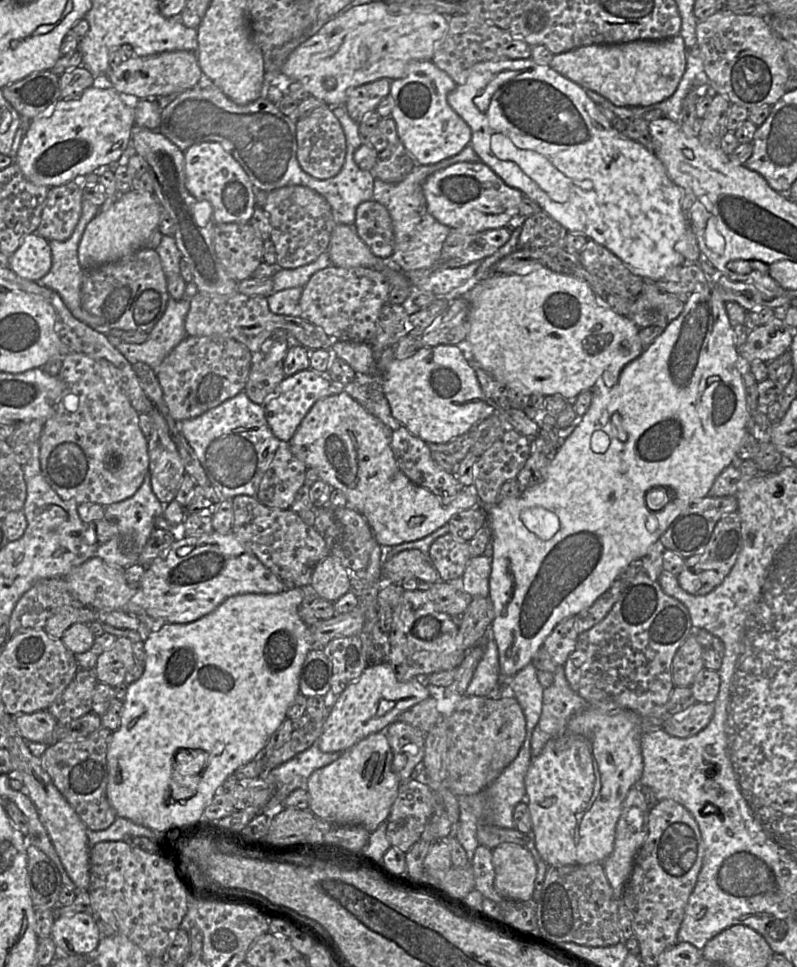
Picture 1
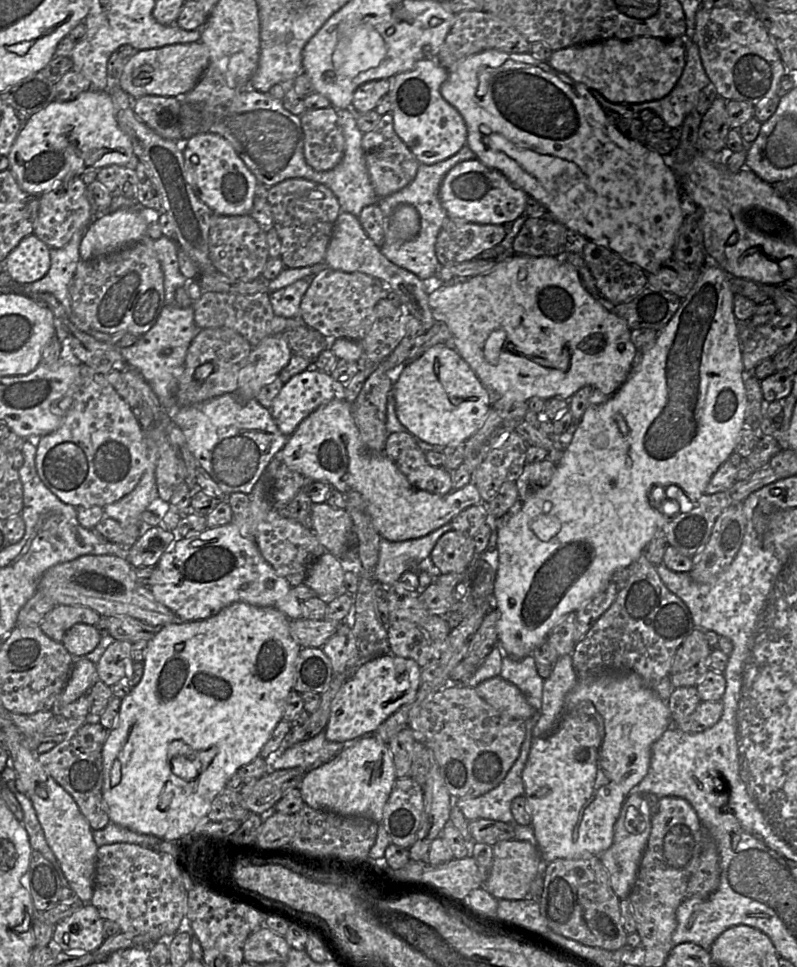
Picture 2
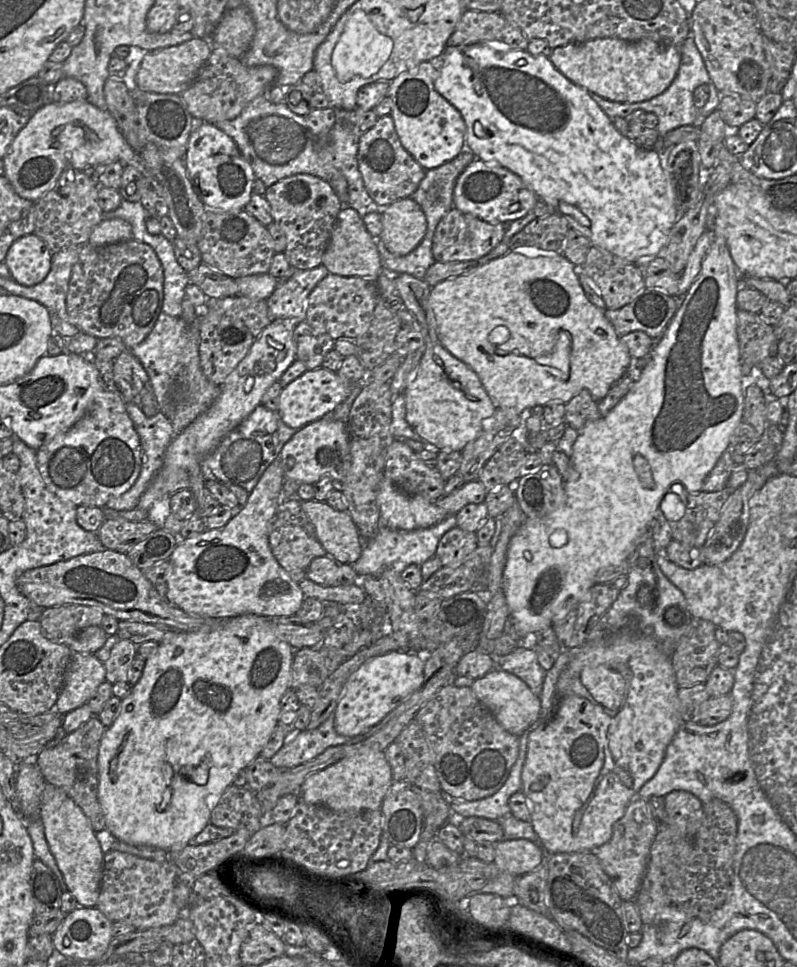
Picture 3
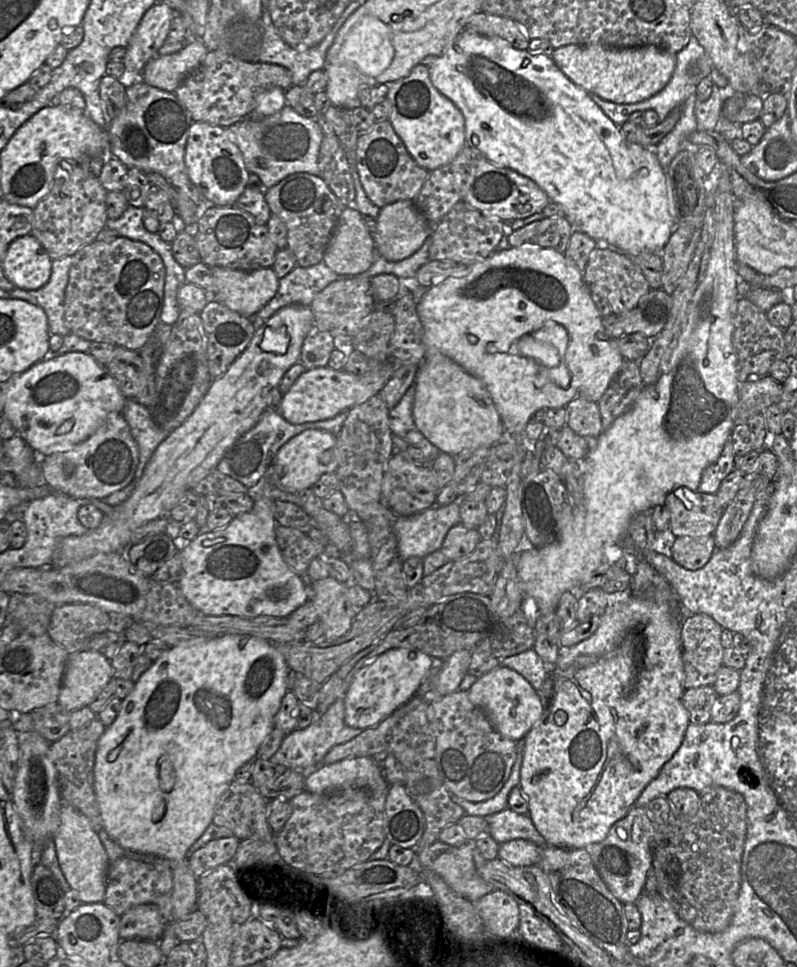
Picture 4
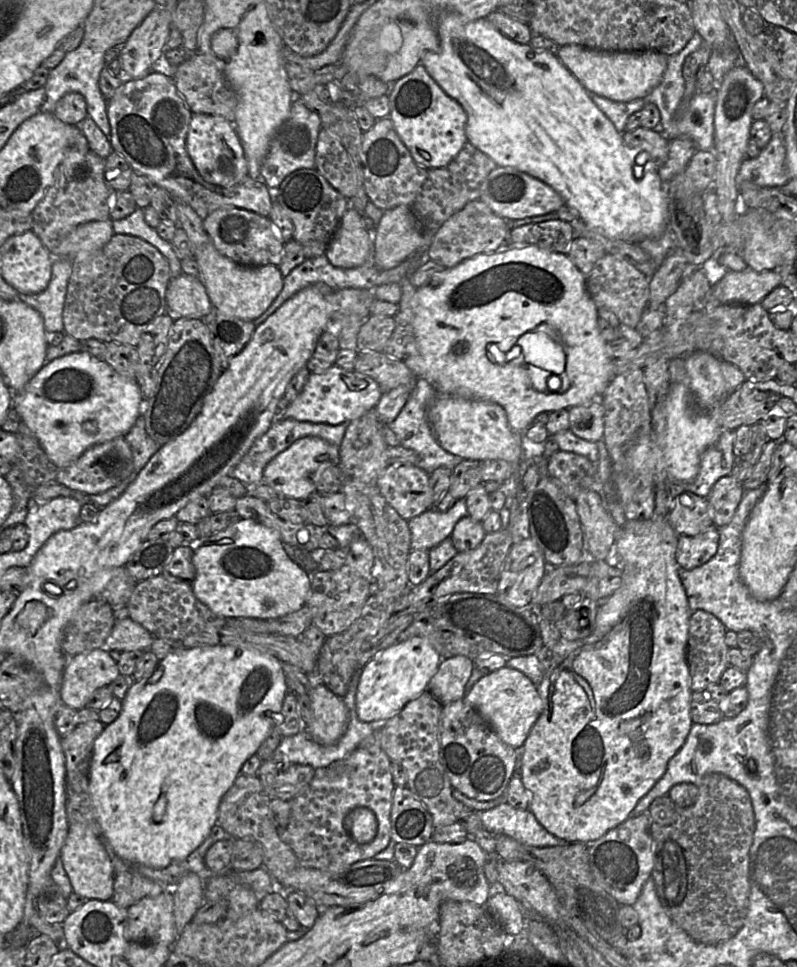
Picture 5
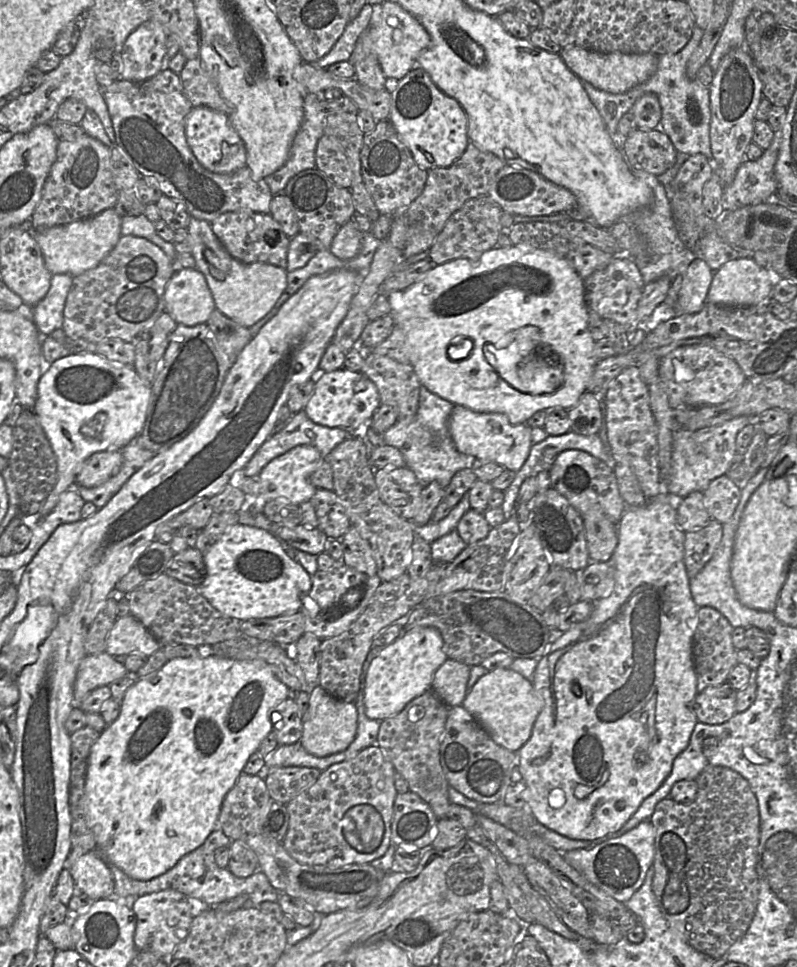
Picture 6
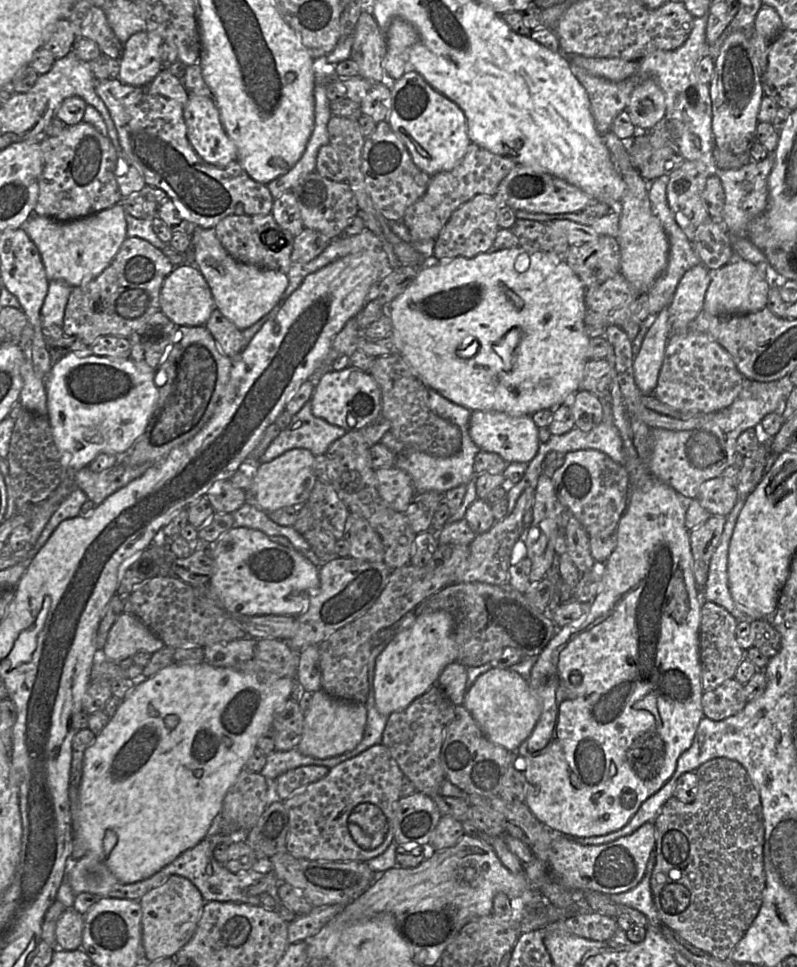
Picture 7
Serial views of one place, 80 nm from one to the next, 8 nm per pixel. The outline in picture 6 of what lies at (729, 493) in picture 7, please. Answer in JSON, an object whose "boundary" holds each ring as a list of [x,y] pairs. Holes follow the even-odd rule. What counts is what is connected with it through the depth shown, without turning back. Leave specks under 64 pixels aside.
{"boundary":[[[721,475],[713,479],[703,492],[703,503],[711,519],[724,524],[733,515],[740,497],[740,484]]]}

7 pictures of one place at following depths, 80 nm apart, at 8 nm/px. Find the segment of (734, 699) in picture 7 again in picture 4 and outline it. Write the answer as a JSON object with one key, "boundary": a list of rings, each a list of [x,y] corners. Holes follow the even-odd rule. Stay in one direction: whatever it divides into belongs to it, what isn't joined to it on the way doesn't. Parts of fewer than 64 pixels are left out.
{"boundary":[[[700,686],[687,689],[683,693],[683,705],[689,714],[689,722],[703,725],[710,722],[712,705],[718,698],[713,686]]]}

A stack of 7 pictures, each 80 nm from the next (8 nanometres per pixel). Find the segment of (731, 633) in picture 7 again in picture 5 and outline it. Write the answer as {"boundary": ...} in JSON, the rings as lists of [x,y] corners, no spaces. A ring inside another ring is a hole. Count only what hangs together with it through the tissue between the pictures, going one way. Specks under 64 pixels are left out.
{"boundary":[[[704,610],[691,613],[688,630],[686,660],[689,668],[692,691],[717,684],[723,672],[730,666],[728,660],[729,647],[725,642],[726,627],[713,614]]]}

